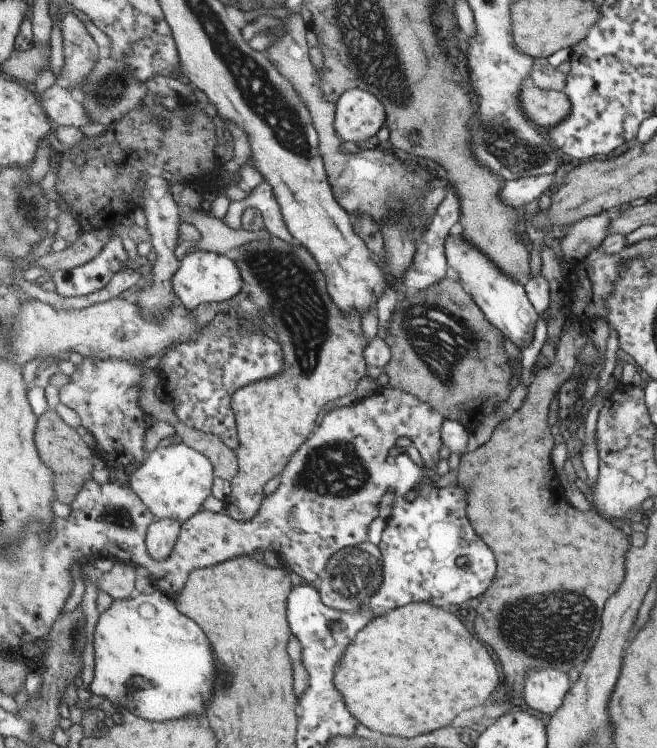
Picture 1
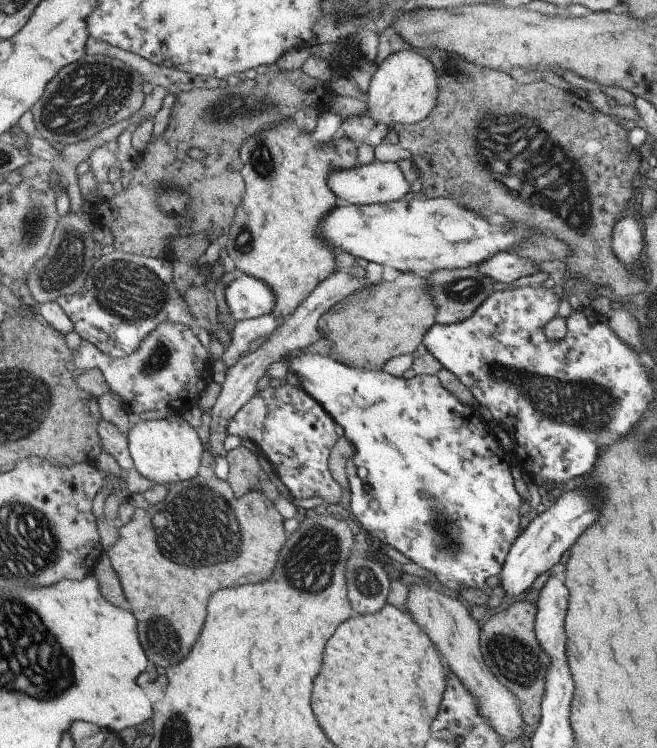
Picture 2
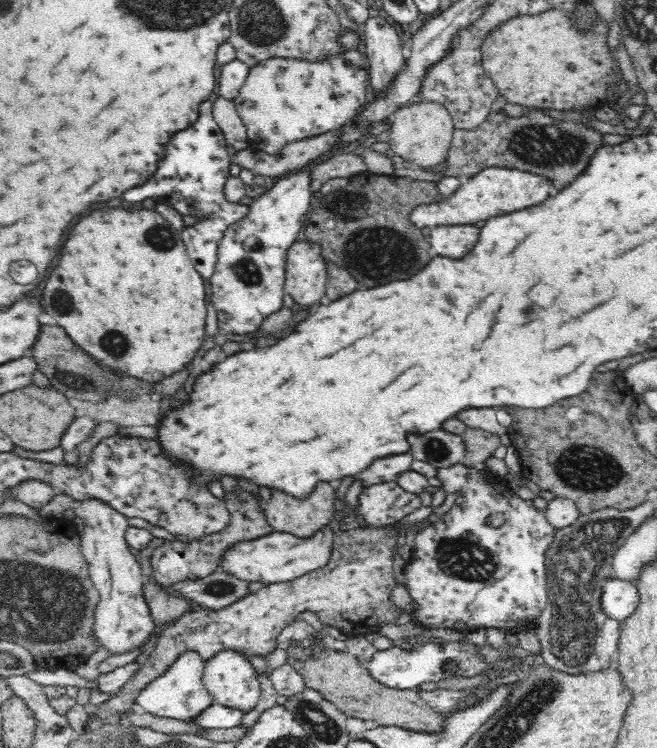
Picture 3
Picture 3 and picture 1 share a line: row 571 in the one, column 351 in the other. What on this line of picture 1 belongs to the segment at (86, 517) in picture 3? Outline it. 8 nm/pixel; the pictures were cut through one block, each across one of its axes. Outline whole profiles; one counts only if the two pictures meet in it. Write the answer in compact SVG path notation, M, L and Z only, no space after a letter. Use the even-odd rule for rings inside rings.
M362 88L349 89L336 102L335 128L341 140L363 142L378 136L388 122L384 104Z

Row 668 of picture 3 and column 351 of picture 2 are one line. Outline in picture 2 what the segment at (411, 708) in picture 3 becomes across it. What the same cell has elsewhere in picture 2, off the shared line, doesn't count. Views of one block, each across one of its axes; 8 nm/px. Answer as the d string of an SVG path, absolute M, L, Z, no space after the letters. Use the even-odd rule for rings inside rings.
M400 272L393 281L389 282L383 280L378 284L371 284L368 290L363 289L362 291L359 291L359 293L355 294L355 296L350 296L349 300L345 300L341 306L337 306L337 308L332 308L330 311L327 311L319 321L319 330L321 332L321 338L326 340L330 345L329 356L335 358L335 360L345 363L346 365L355 367L356 369L379 371L383 370L384 366L394 358L401 355L413 354L413 352L421 346L421 343L424 342L424 338L425 335L428 334L428 330L437 324L436 314L438 312L439 309L437 308L436 301L430 293L430 285L426 282L426 278L422 279L419 277L413 277L408 274L408 272Z

